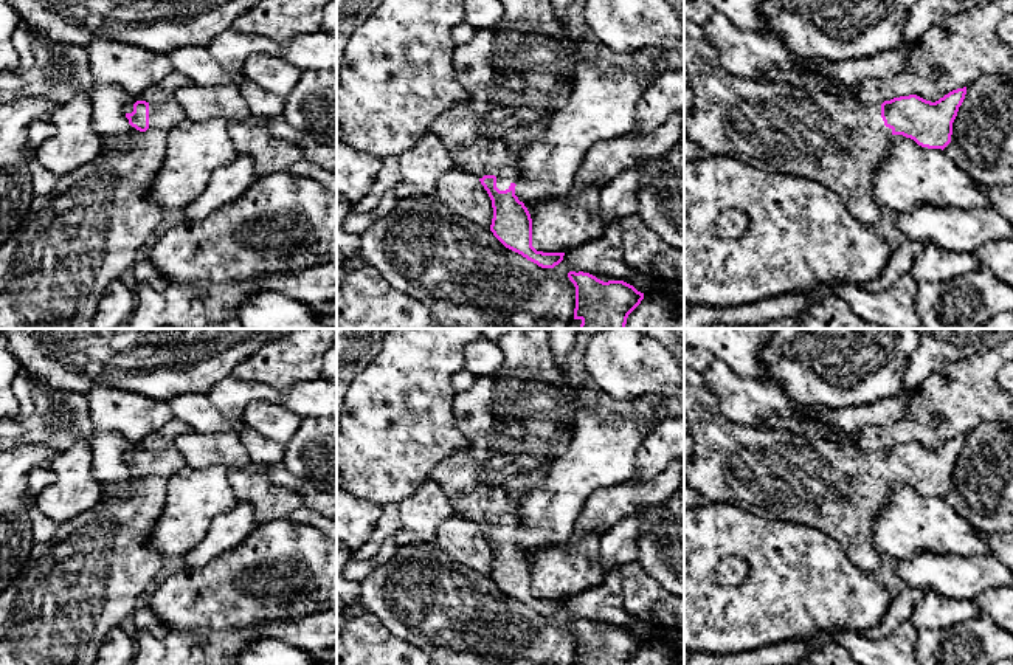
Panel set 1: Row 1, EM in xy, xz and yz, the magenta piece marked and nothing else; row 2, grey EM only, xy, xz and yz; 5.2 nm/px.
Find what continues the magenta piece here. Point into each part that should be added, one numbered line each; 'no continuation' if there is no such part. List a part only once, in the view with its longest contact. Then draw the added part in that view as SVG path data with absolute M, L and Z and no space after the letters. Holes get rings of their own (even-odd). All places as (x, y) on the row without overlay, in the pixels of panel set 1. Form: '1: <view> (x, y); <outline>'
1: xz (517, 422); M510 329L498 346L501 366L475 378L473 386L455 398L456 426L465 446L434 467L430 477L445 491L455 516L478 525L495 522L496 535L506 538L520 529L523 496L569 448L579 398L554 360L546 329Z

